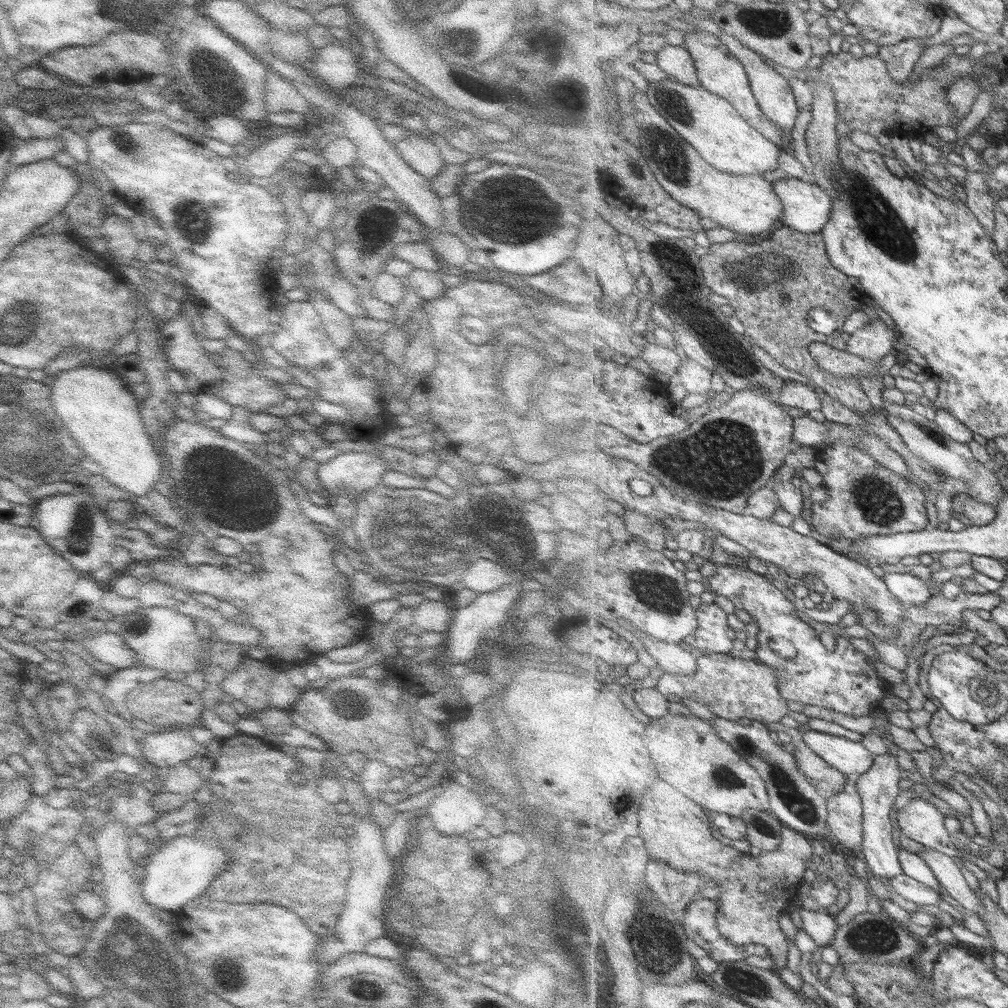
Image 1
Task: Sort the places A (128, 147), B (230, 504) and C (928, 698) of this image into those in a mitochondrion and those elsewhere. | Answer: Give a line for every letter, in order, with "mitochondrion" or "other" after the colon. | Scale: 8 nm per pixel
A: mitochondrion
B: mitochondrion
C: other

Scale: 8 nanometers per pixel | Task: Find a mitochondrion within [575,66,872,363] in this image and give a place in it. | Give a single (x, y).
(778, 267)

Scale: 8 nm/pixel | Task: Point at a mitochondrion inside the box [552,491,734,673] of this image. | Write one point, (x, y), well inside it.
(662, 593)

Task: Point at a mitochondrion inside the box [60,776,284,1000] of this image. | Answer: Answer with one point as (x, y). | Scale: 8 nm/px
(140, 965)

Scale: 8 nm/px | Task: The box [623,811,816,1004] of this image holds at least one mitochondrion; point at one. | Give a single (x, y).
(656, 949)

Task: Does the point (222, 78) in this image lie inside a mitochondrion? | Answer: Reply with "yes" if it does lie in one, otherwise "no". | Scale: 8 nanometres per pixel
yes

